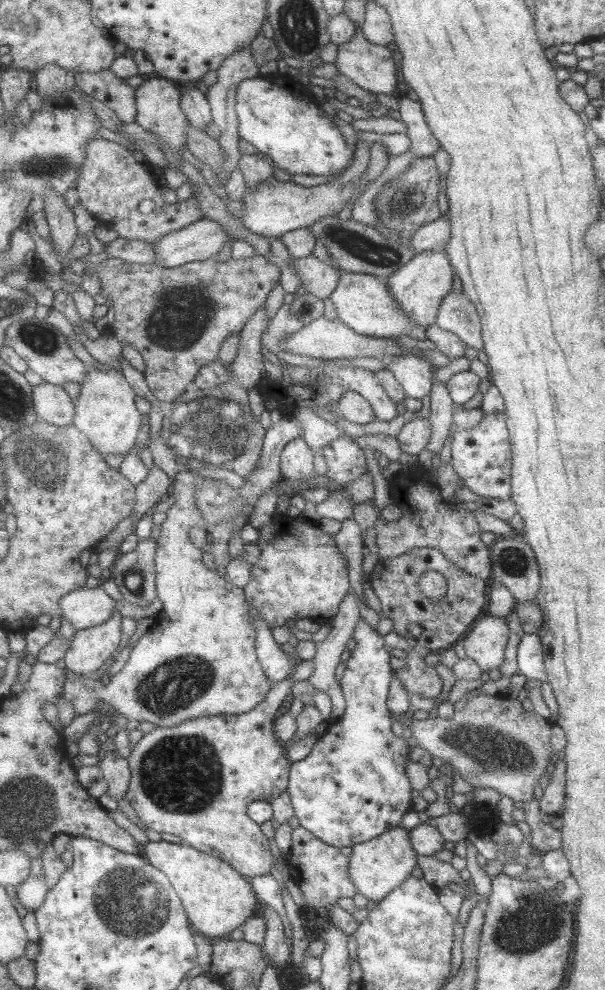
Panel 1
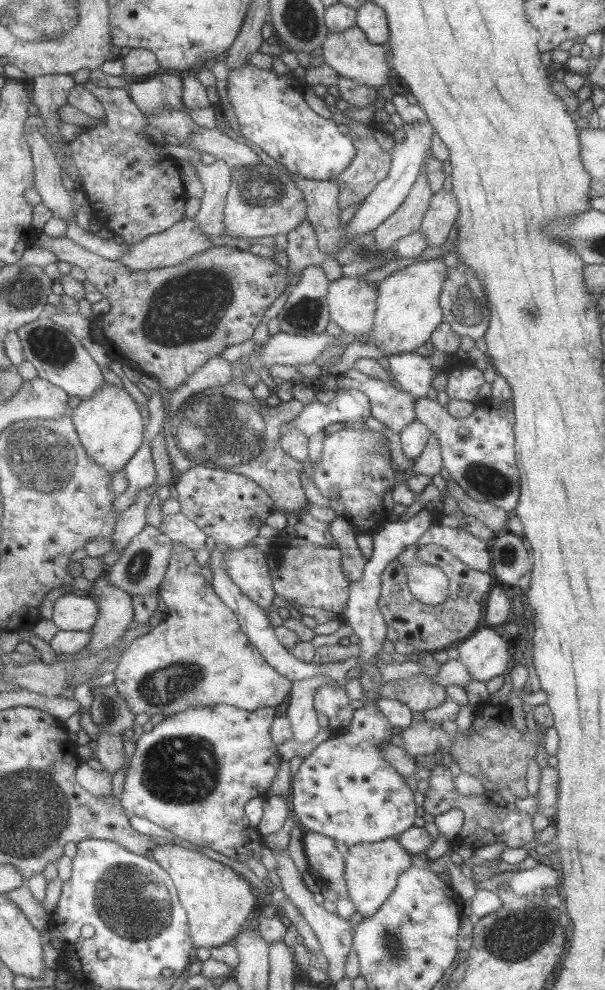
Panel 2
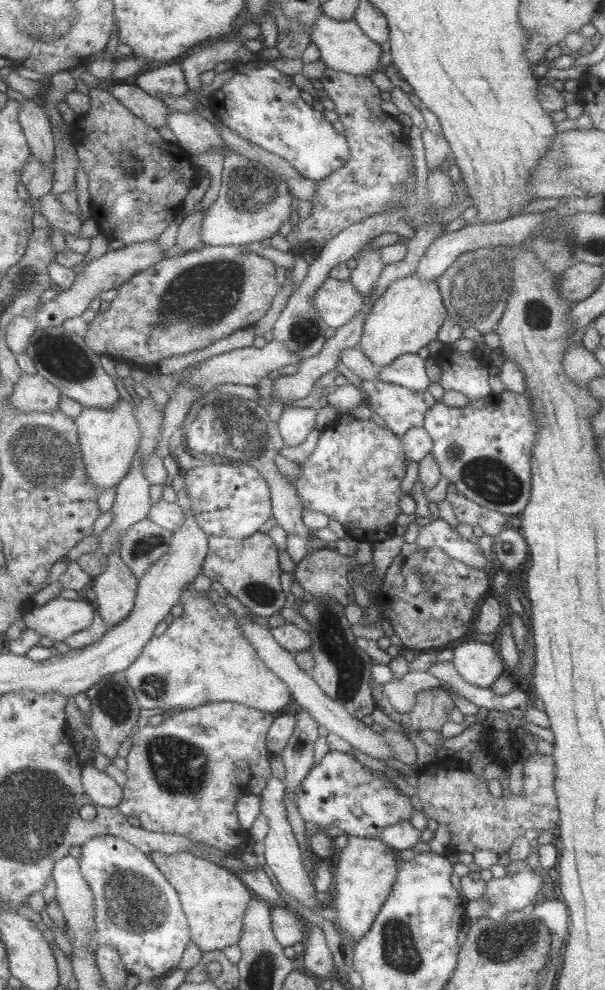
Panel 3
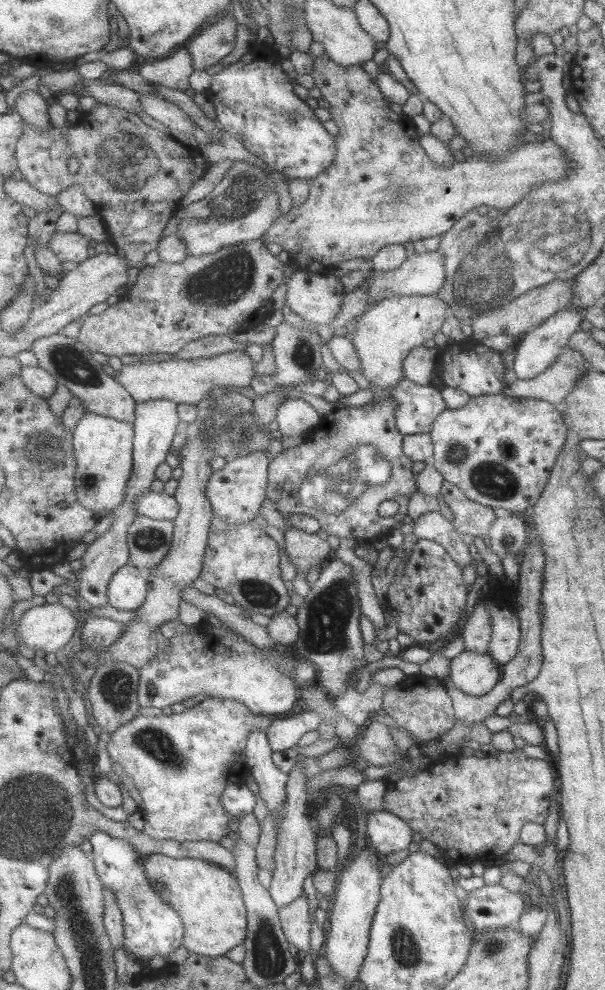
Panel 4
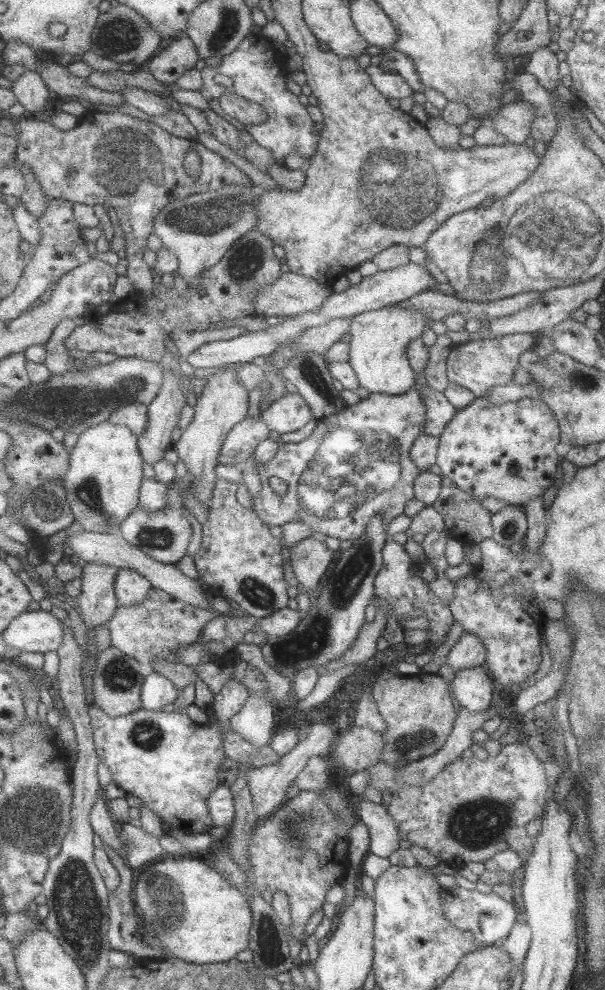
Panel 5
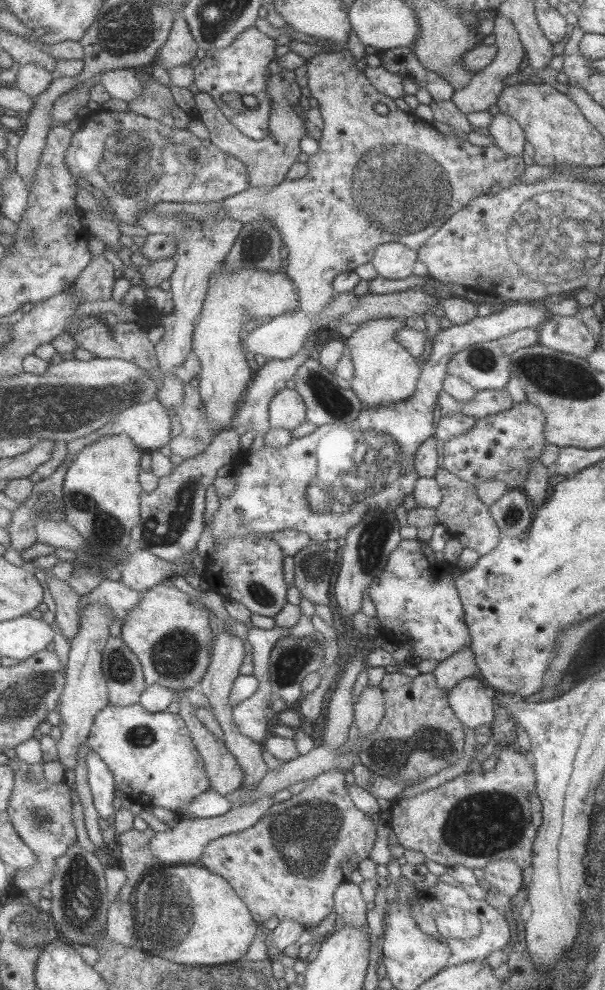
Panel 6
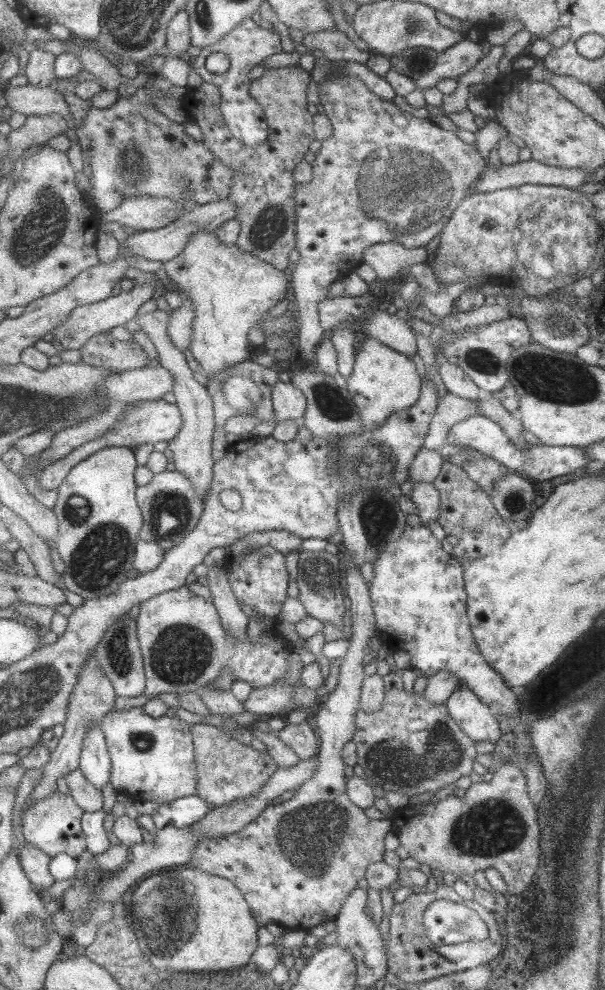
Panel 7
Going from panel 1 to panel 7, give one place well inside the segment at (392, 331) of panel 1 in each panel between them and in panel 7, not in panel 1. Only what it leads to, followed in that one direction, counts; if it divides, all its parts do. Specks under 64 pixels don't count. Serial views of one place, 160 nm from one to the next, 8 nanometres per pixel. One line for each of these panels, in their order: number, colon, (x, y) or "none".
2: (351, 302)
3: (337, 301)
4: (316, 298)
5: (291, 294)
6: (232, 298)
7: (231, 289)

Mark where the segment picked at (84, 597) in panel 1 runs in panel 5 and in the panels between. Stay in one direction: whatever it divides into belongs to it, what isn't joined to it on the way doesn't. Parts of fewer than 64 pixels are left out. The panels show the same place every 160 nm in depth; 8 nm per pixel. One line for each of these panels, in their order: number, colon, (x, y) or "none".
2: (71, 612)
3: (60, 618)
4: (50, 627)
5: (39, 631)

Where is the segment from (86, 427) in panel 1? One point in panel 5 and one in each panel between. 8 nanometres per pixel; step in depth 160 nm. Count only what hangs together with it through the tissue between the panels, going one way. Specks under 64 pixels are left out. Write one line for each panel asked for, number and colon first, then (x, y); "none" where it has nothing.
2: (111, 428)
3: (110, 439)
4: (104, 446)
5: (104, 482)

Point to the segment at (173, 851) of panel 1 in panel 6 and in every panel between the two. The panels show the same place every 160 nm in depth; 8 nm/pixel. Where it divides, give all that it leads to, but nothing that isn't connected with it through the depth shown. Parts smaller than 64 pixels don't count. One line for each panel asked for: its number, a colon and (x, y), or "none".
2: (217, 901)
3: (215, 901)
4: (208, 899)
5: (198, 916)
6: (222, 929)

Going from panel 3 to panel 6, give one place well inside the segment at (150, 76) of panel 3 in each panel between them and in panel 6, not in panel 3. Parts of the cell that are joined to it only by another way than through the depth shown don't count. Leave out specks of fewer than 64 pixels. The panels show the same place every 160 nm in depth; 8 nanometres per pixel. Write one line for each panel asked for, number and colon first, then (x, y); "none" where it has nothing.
4: (175, 72)
5: (178, 56)
6: (180, 49)

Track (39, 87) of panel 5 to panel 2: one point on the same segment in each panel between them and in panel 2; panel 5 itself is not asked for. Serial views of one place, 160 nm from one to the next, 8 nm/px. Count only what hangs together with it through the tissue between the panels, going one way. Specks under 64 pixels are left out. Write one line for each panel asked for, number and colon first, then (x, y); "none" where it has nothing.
2: (49, 180)
3: (36, 122)
4: (34, 108)

